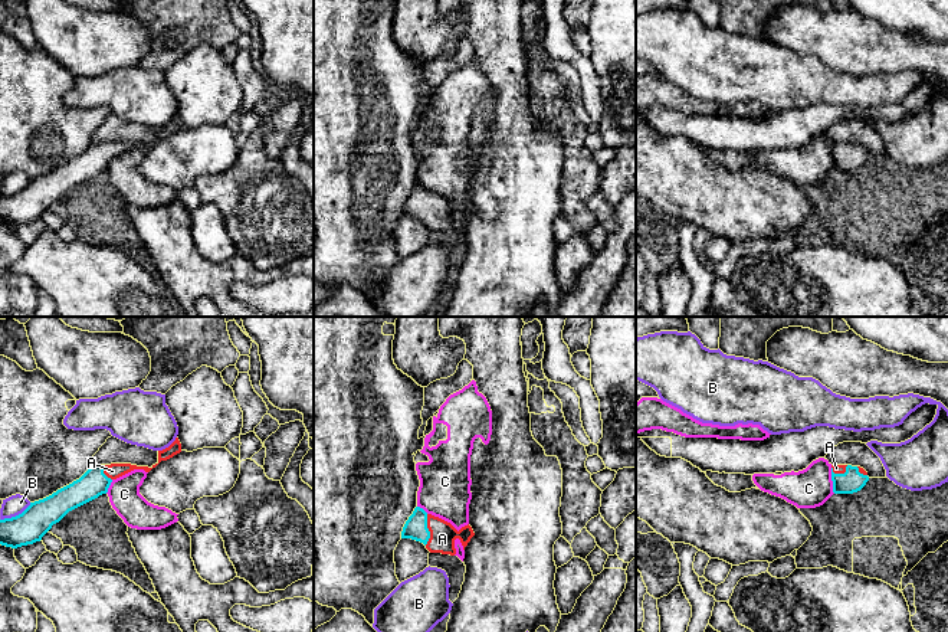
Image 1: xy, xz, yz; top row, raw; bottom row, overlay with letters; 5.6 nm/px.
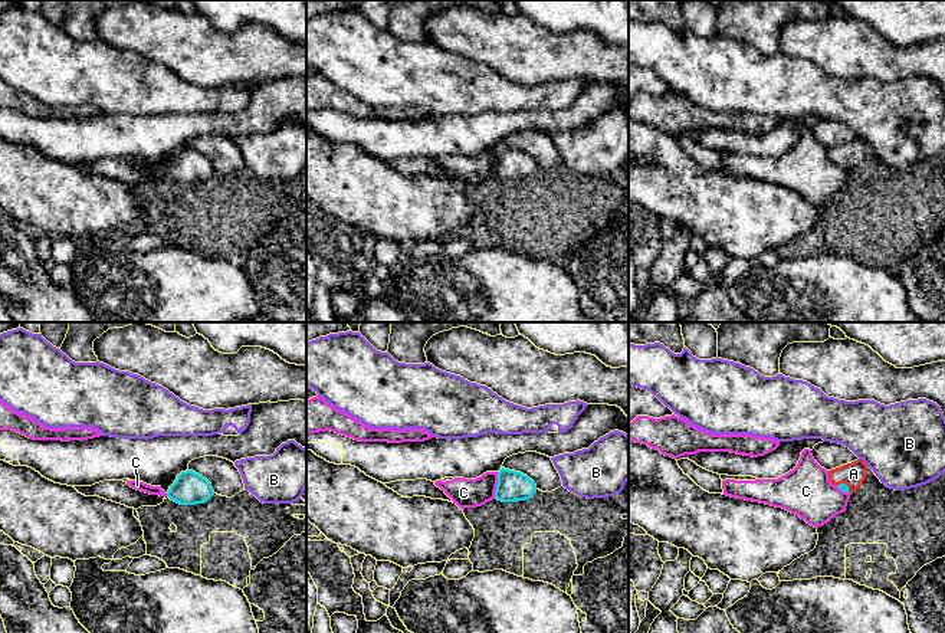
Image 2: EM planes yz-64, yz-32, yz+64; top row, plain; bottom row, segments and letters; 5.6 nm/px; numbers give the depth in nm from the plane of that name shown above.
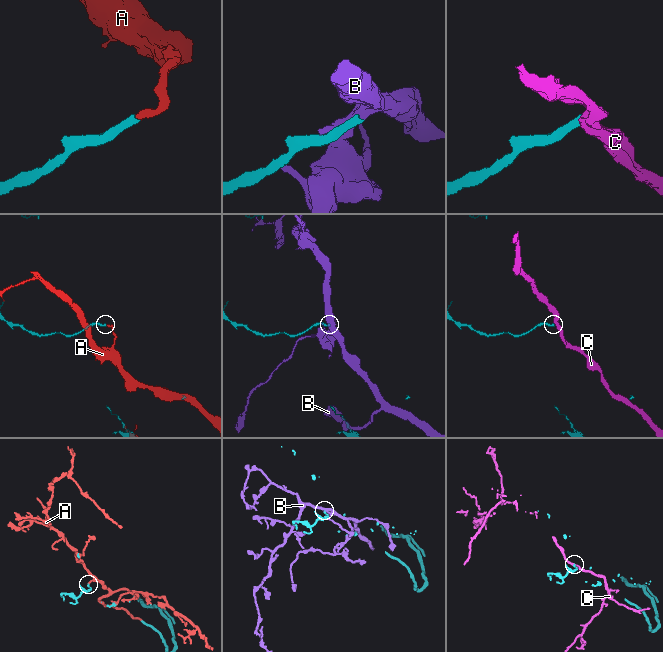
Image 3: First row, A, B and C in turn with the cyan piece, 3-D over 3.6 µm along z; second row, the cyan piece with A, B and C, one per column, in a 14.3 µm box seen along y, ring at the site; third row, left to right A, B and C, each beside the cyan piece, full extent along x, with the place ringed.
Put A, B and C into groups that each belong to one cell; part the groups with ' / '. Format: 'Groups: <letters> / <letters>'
Groups: A / B / C

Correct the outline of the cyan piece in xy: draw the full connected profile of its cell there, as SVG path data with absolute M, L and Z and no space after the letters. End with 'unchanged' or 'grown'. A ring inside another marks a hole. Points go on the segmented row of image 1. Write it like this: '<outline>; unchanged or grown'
M131 464L92 465L79 479L30 502L22 514L0 520L0 544L17 549L40 541L69 511L106 494L114 479L134 469L150 472L152 468Z; grown

